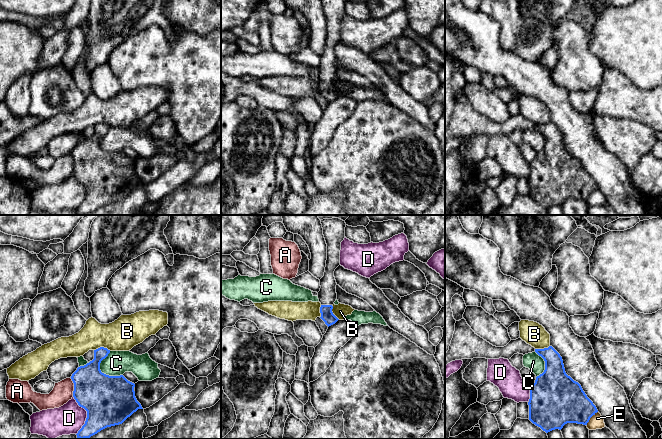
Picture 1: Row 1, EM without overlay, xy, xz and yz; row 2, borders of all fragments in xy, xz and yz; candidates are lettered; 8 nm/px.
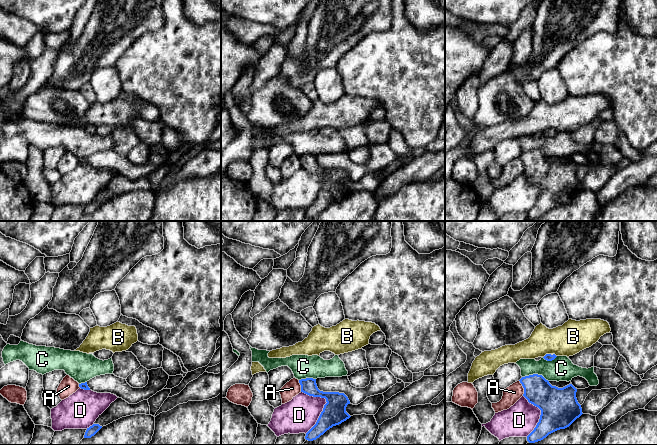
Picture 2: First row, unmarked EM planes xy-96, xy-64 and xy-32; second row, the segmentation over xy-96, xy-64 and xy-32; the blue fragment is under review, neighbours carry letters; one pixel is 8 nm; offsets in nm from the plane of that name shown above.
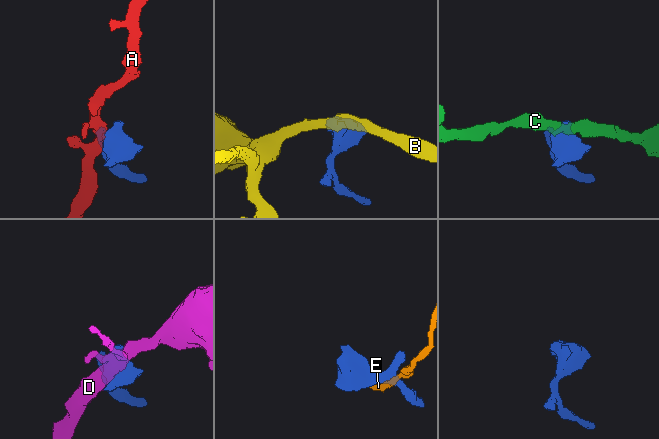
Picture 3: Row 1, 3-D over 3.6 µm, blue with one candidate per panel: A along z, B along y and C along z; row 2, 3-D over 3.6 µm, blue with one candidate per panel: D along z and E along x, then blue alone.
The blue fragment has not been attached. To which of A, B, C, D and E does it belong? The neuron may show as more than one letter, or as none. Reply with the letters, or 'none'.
none

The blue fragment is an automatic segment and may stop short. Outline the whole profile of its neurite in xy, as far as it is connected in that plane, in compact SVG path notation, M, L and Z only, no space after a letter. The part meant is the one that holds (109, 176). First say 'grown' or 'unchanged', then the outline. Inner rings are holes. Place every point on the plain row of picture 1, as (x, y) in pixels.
unchanged; M94 126L94 135L72 150L73 173L87 187L85 200L77 214L85 215L101 206L122 200L138 185L143 185L135 173L135 160L123 151L109 152L101 148L100 139L110 126Z

